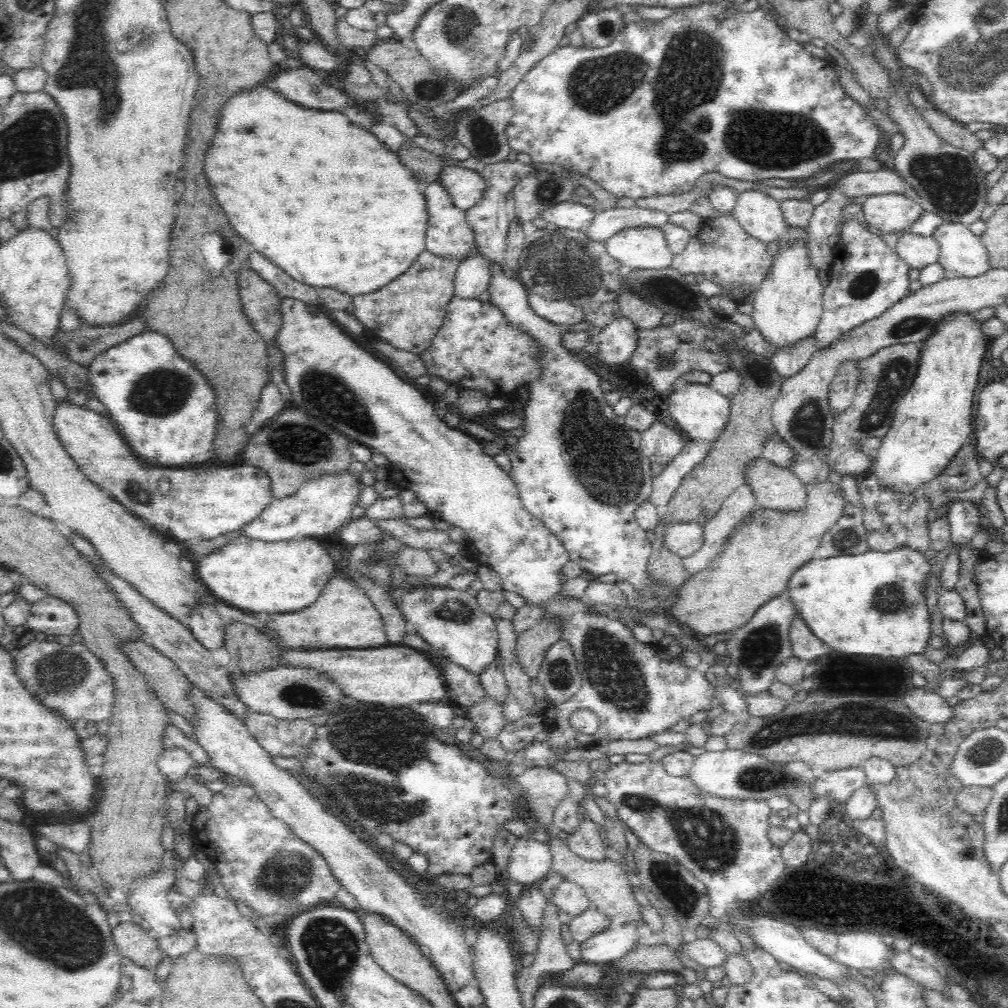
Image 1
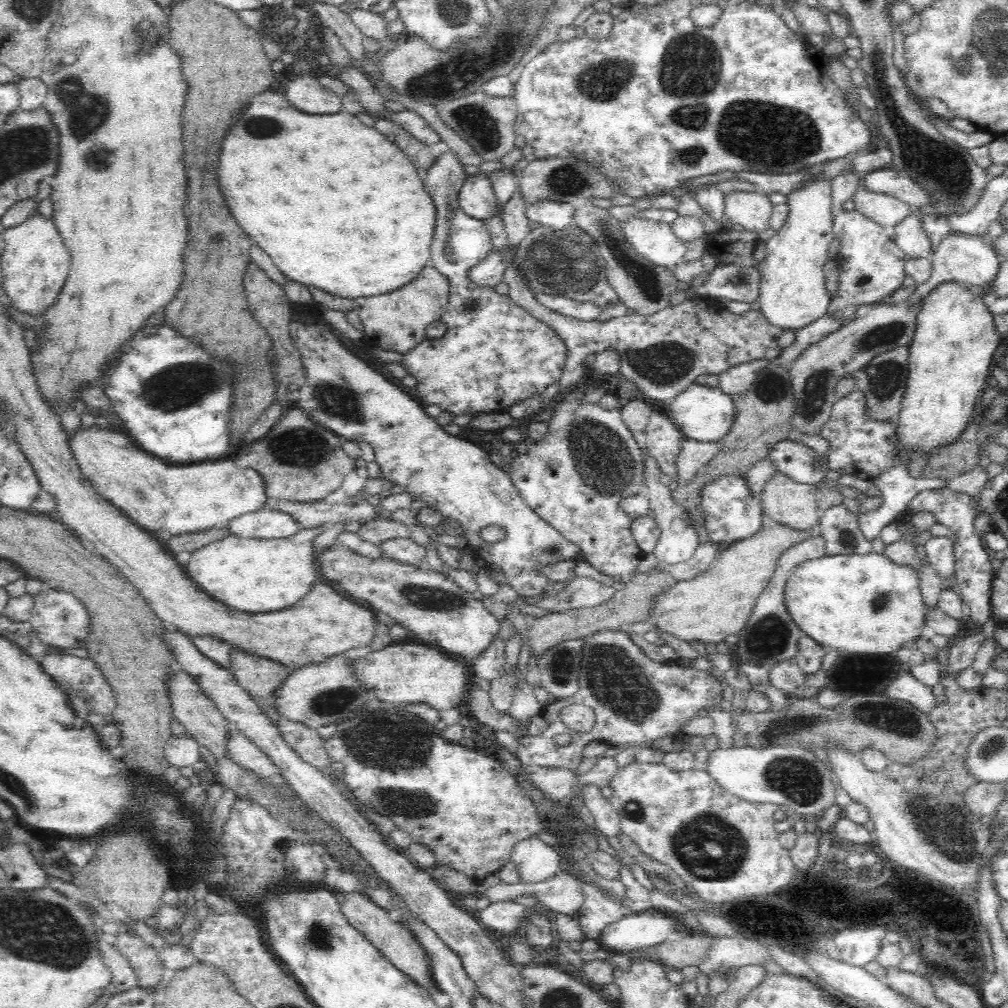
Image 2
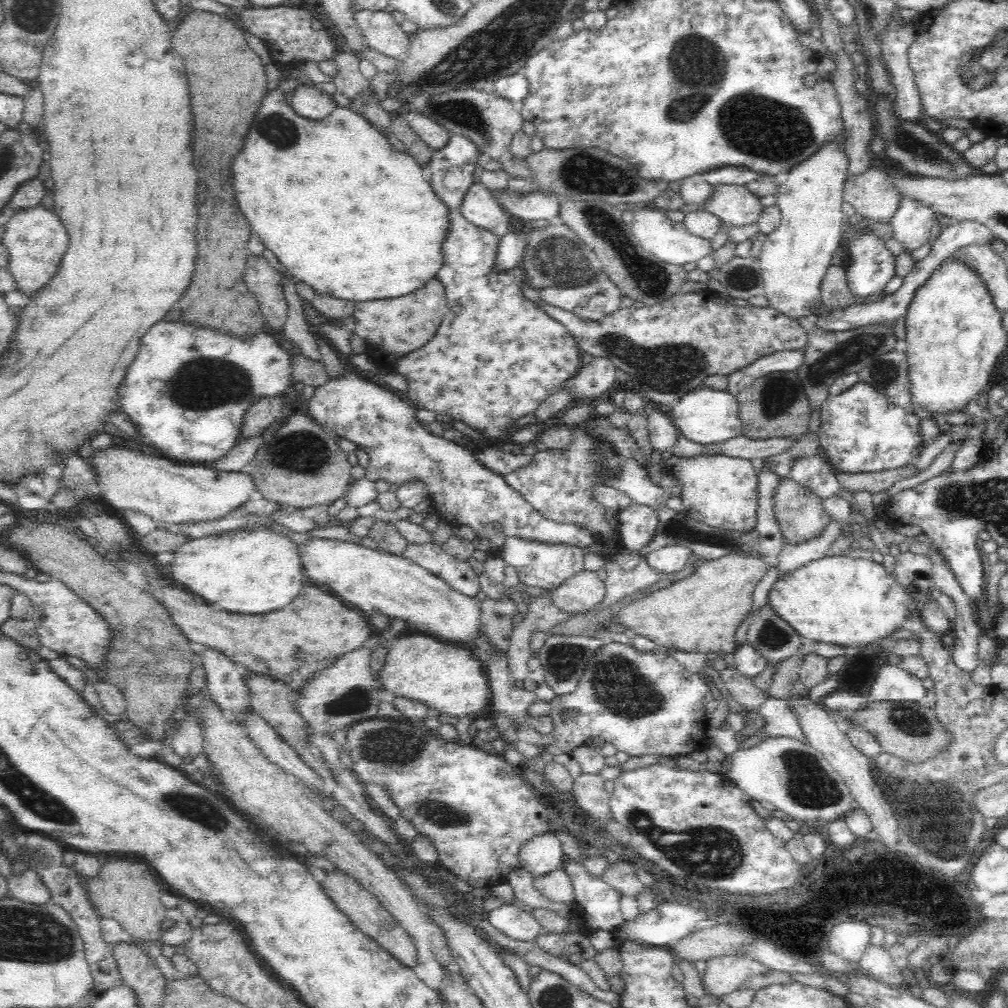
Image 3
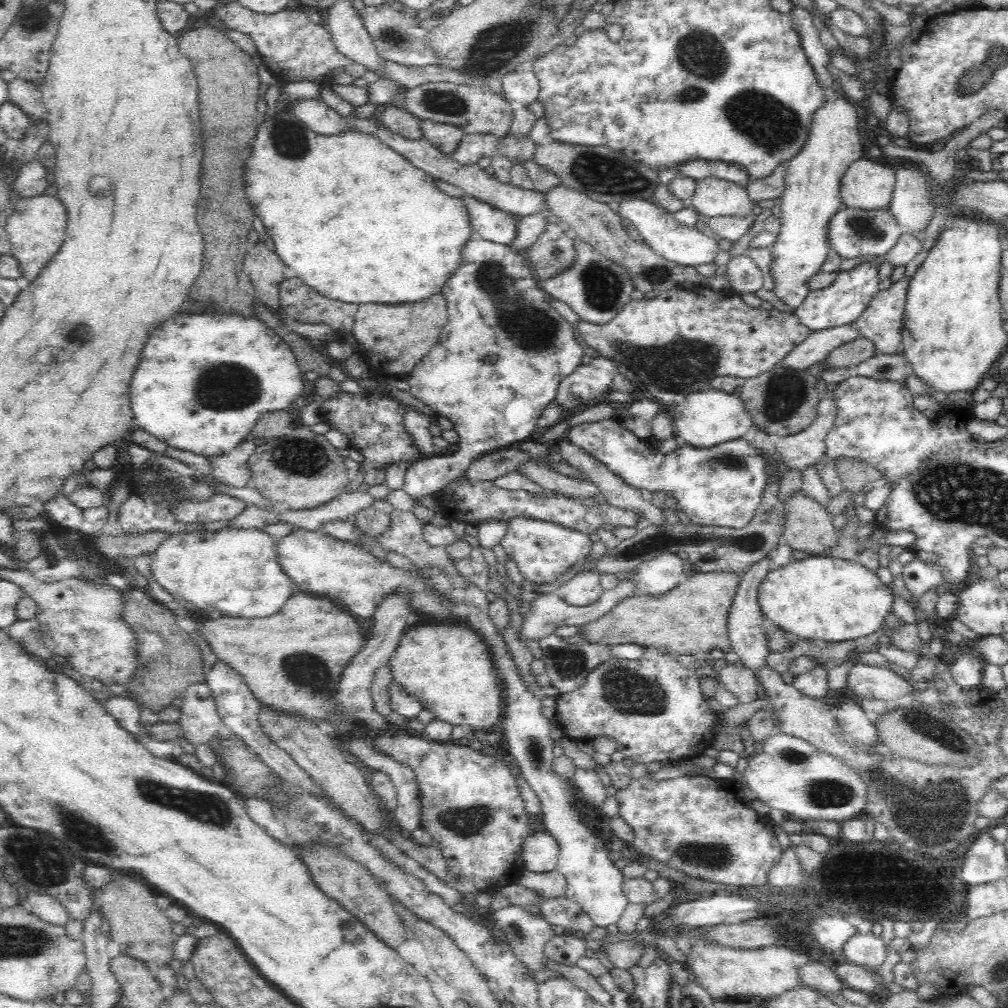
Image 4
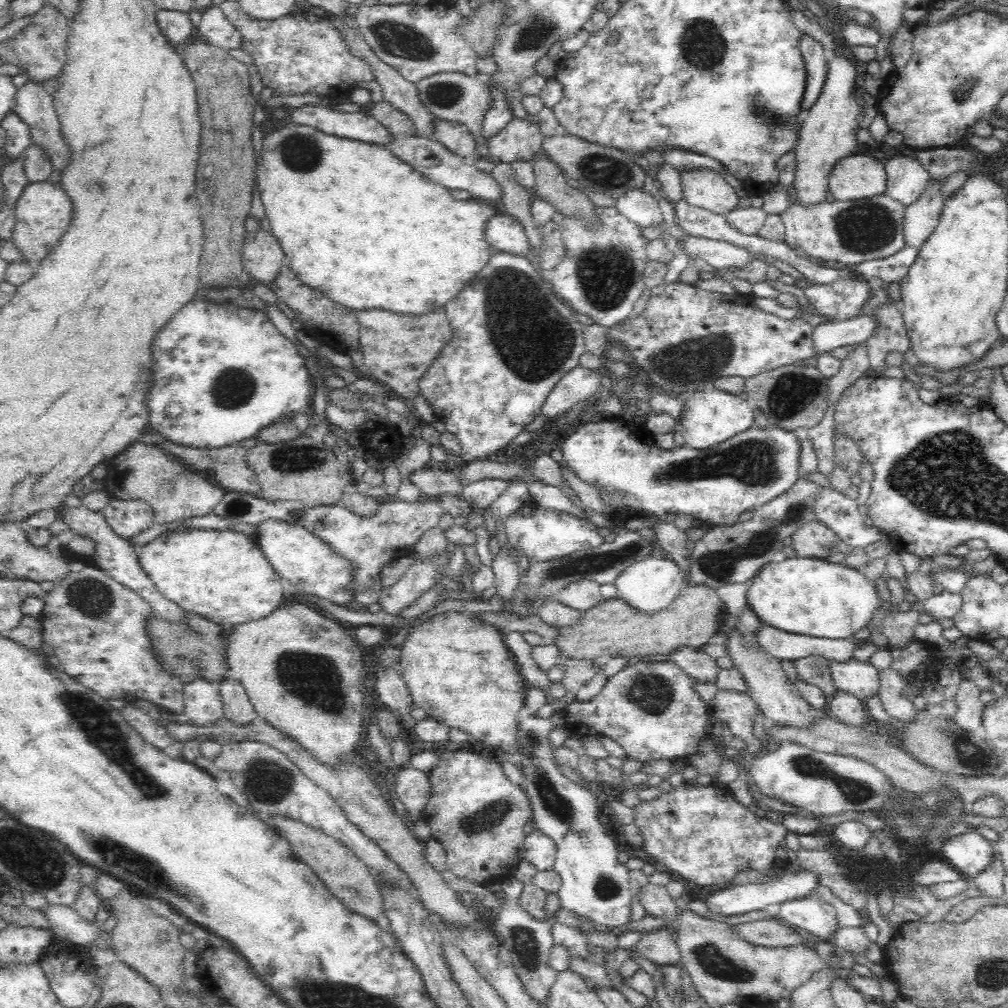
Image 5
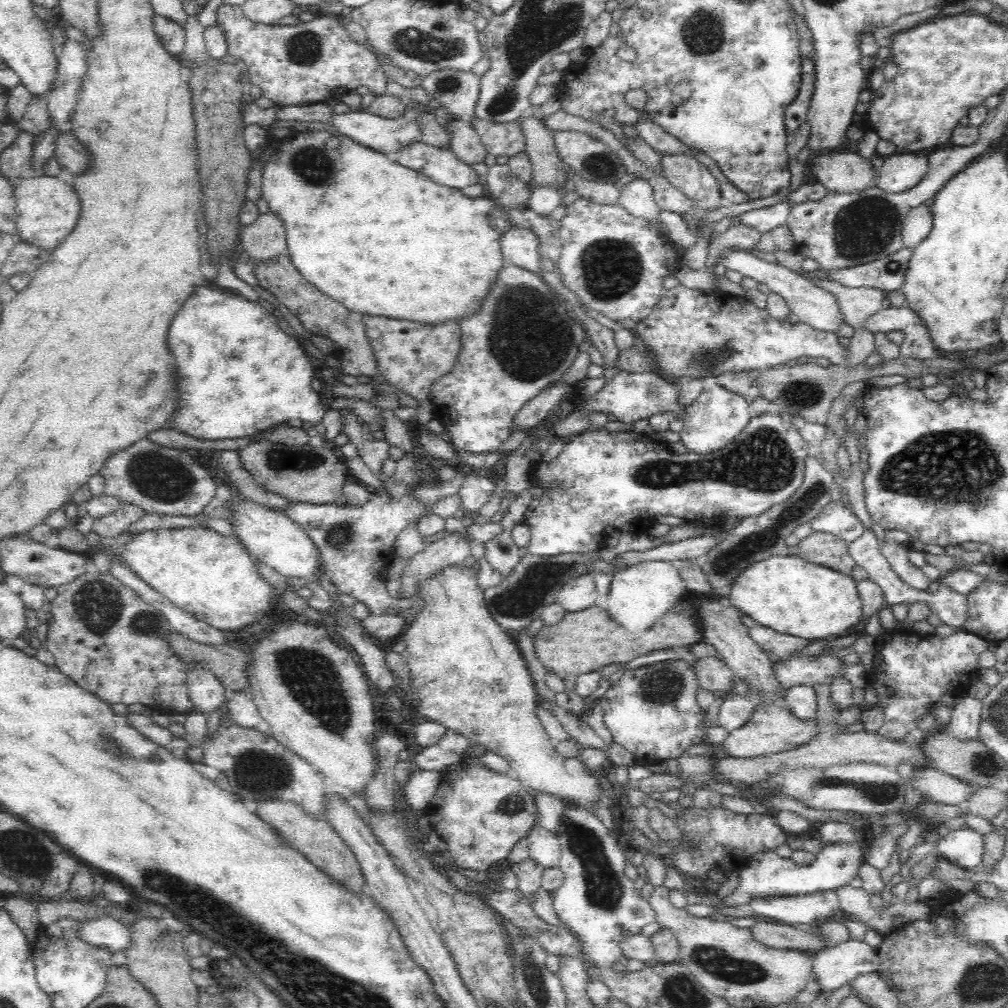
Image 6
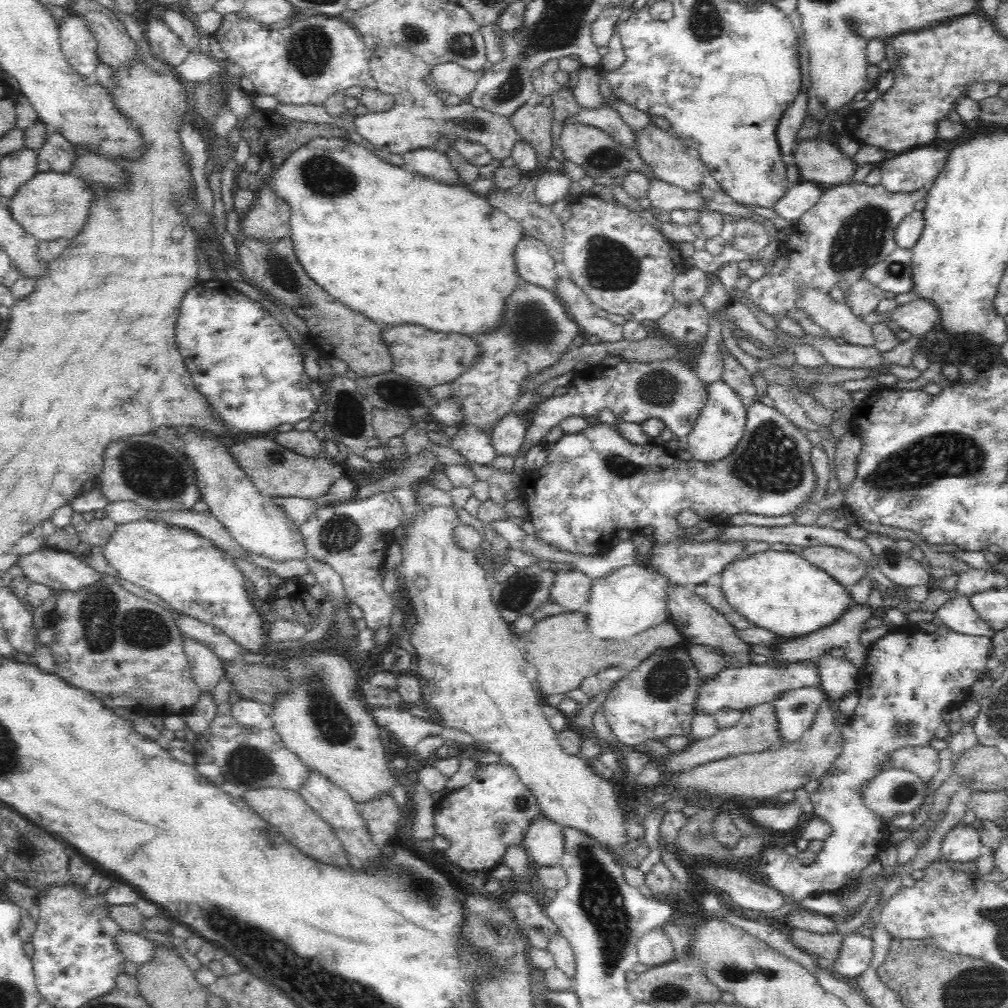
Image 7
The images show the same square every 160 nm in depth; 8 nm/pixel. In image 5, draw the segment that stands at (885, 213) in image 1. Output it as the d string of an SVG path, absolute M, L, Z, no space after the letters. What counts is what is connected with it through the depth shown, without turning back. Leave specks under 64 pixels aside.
M872 156L843 158L829 176L829 192L837 201L869 199L887 192L885 166Z

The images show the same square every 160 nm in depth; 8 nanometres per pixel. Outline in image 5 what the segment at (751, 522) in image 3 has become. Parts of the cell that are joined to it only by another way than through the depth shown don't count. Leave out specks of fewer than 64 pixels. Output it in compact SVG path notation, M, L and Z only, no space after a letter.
M605 417L597 422L580 424L574 433L566 436L562 444L563 460L578 478L613 492L613 495L601 494L602 500L612 506L613 515L629 518L642 512L660 516L668 512L682 512L714 527L730 526L738 524L738 518L744 512L774 500L798 480L794 431L782 430L776 426L770 426L768 429L752 426L719 445L704 450L693 449L684 444L663 450L656 447L656 441L650 446L642 440L641 434L644 431L645 428L634 420Z

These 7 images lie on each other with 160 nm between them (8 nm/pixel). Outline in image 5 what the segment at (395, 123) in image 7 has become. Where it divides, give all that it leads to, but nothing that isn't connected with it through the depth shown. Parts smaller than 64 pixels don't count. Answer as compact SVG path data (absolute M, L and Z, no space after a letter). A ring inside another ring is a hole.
M303 105L289 111L290 121L311 126L335 137L354 139L376 145L388 144L393 134L366 113L346 113L333 106ZM512 118L506 126L489 138L488 158L499 162L532 162L533 156L542 151L545 136L538 125L528 120Z

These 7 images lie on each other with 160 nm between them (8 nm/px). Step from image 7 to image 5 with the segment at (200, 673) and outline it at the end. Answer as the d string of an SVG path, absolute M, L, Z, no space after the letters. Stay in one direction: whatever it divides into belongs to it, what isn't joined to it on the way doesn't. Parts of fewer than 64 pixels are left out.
M197 678L183 688L182 713L188 723L207 727L223 717L223 704L218 692L219 681Z

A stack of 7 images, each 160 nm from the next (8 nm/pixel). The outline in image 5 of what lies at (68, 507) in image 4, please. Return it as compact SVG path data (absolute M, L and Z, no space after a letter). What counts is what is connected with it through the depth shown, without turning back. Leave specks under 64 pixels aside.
M65 504L59 507L59 518L68 526L65 531L58 535L59 542L67 545L76 535L88 537L93 540L96 545L94 560L96 560L97 568L109 574L116 582L123 584L126 588L137 592L150 606L157 609L157 618L162 618L170 622L182 622L185 620L185 612L176 603L168 600L149 579L144 572L139 561L139 553L136 547L132 546L125 538L118 536L109 525L109 522L103 515L103 511L94 512L89 508L71 507Z

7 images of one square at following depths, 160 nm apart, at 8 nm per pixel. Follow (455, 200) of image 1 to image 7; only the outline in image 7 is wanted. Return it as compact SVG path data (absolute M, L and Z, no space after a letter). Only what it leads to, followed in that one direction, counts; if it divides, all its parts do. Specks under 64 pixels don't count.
M523 235L516 248L514 248L514 265L516 265L516 272L519 278L519 282L532 282L545 288L546 290L556 290L556 270L557 264L554 262L554 258L548 251L548 247L537 238L532 236Z

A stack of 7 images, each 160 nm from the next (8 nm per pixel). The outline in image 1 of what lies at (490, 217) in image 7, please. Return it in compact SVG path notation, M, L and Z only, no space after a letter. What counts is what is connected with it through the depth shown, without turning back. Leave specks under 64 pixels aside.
M258 84L256 88L246 88L236 92L230 102L220 110L220 118L216 124L216 132L210 142L210 148L204 156L204 175L208 188L222 207L228 222L234 232L246 244L251 244L254 251L264 255L270 262L279 266L288 276L298 282L324 289L336 289L342 294L357 297L370 294L394 278L398 278L414 258L425 249L425 236L428 226L426 199L418 191L418 180L412 172L400 161L399 155L390 151L388 147L370 131L354 125L341 110L316 110L304 106L296 106L294 102L284 98L280 93Z

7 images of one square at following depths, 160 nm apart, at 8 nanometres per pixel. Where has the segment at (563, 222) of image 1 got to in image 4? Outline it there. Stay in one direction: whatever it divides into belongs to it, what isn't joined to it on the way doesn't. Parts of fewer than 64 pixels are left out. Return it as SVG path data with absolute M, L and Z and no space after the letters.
M378 120L378 128L374 134L392 150L398 151L398 154L407 158L414 166L421 168L431 176L437 176L440 180L453 184L456 188L463 190L466 195L473 196L478 200L482 200L491 204L494 208L498 208L515 216L517 219L525 217L537 212L546 213L547 204L545 201L545 194L540 191L535 191L534 188L530 190L522 190L512 186L510 183L500 182L495 177L488 175L478 163L470 166L462 166L456 160L452 159L450 155L438 151L433 148L427 140L422 137L418 140L408 140L392 132L387 126L384 126Z

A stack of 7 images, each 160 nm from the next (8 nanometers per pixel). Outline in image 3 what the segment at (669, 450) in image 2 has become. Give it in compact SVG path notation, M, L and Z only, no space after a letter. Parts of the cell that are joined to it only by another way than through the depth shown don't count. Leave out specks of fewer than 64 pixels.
M651 410L647 414L646 428L649 434L649 443L652 450L666 452L672 450L680 435L677 426L667 414Z

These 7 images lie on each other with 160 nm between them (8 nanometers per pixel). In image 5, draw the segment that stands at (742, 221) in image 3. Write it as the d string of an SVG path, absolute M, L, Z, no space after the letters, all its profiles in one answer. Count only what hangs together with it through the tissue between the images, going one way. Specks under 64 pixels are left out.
M710 170L682 171L684 200L688 204L726 216L738 208L738 191L721 174Z

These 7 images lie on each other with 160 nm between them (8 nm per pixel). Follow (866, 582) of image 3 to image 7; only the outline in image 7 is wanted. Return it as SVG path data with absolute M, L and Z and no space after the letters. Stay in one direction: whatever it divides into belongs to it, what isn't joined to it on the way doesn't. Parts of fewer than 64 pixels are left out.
M768 549L734 561L723 569L721 589L730 607L736 609L750 624L771 630L784 640L803 637L830 626L855 606L848 587L842 586L825 570L791 551Z

